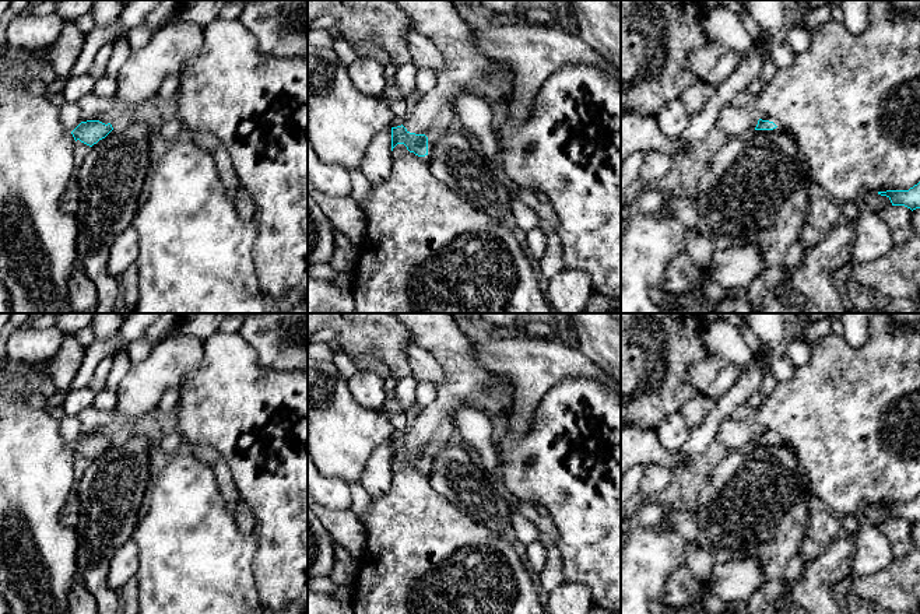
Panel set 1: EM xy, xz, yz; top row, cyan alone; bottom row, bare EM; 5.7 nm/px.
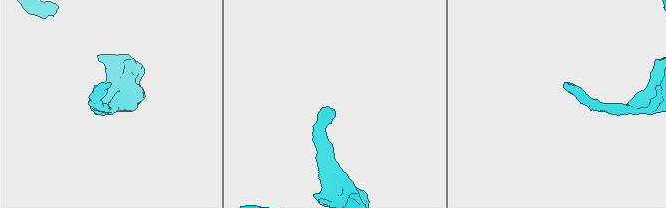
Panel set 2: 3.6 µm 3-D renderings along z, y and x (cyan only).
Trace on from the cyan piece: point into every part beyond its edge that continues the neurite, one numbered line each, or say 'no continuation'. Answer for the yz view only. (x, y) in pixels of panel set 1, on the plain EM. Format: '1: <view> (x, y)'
1: yz (733, 434)

